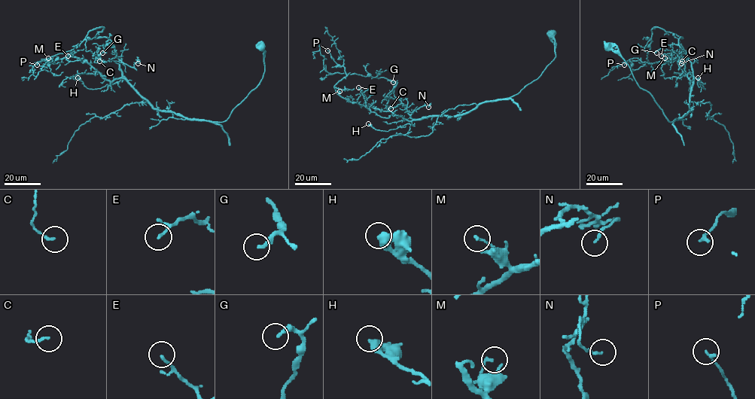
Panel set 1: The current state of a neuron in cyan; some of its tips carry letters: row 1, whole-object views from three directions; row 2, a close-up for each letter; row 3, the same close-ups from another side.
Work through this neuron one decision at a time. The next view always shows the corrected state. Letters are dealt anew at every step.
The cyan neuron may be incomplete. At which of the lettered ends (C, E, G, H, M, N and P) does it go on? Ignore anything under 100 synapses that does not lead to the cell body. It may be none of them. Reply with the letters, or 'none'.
none

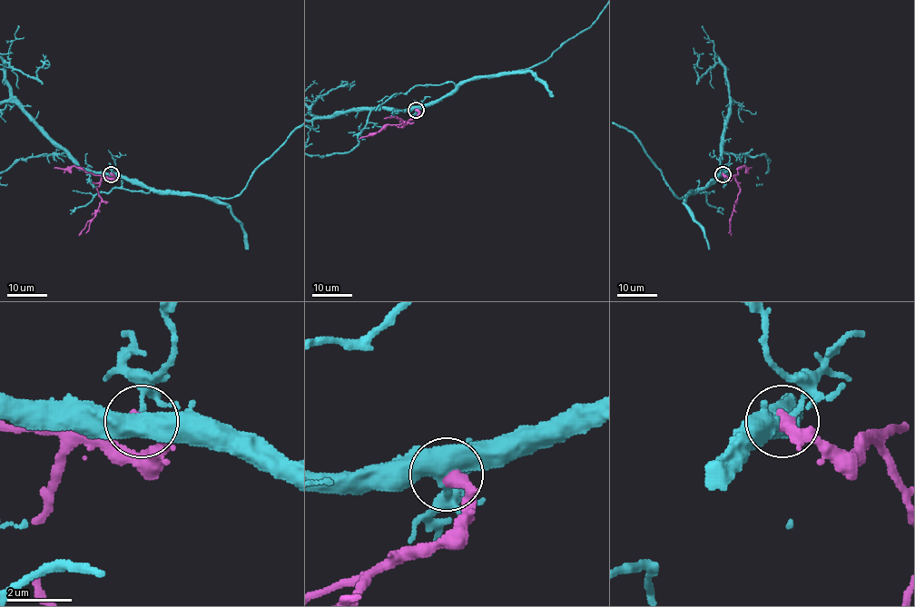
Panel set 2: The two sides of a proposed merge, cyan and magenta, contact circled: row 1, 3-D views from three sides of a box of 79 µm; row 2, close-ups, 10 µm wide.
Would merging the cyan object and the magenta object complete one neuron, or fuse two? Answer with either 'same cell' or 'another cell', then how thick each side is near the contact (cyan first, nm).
another cell; 440 nm thick on the cyan side, 460 nm on the other

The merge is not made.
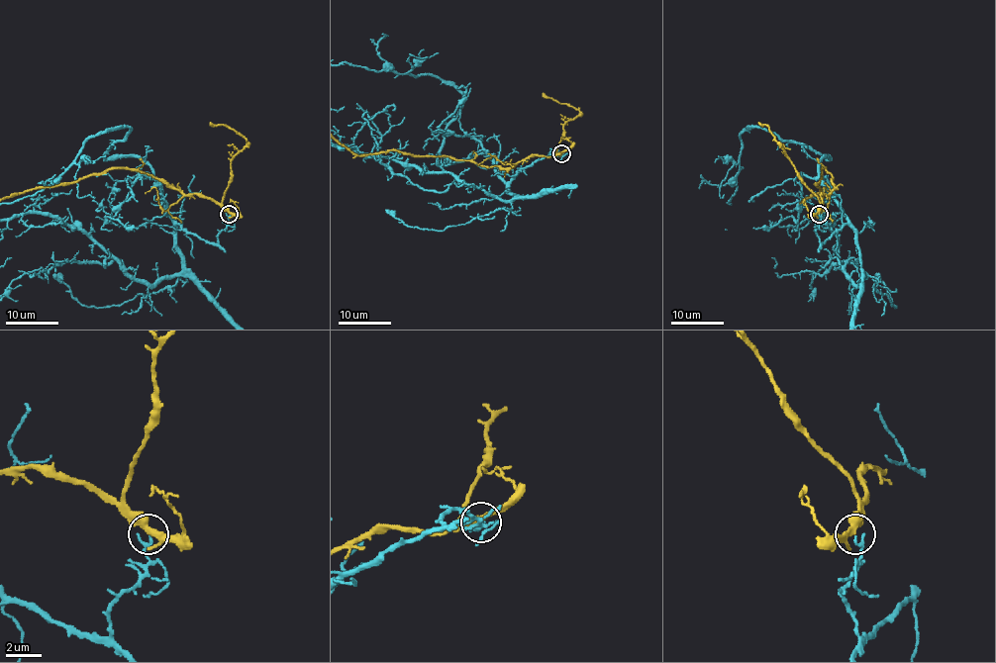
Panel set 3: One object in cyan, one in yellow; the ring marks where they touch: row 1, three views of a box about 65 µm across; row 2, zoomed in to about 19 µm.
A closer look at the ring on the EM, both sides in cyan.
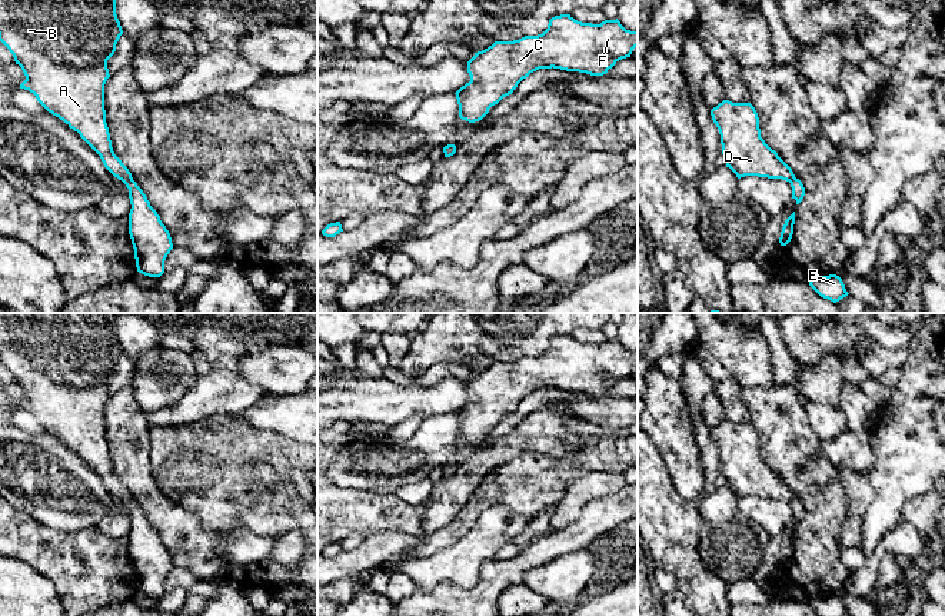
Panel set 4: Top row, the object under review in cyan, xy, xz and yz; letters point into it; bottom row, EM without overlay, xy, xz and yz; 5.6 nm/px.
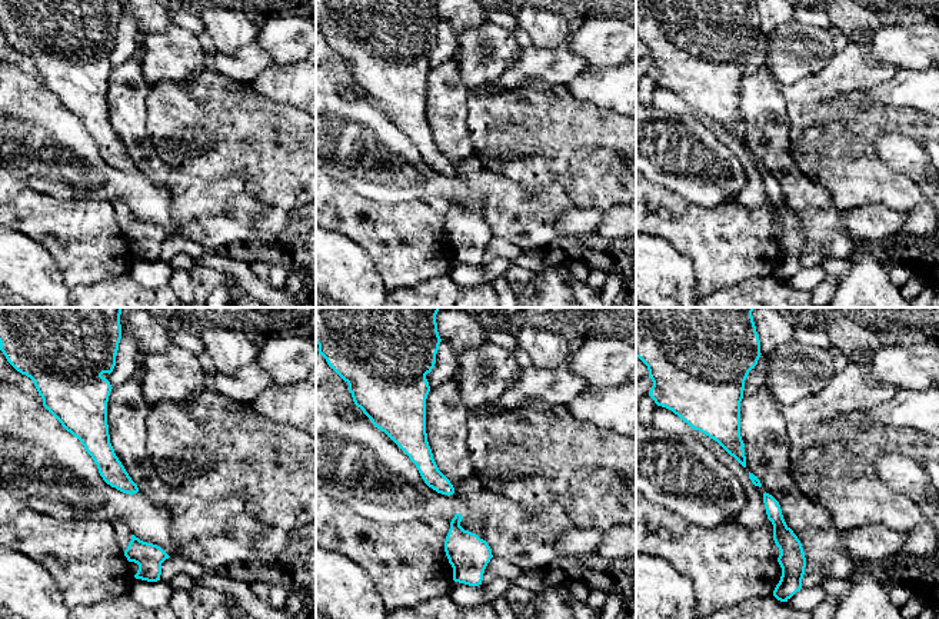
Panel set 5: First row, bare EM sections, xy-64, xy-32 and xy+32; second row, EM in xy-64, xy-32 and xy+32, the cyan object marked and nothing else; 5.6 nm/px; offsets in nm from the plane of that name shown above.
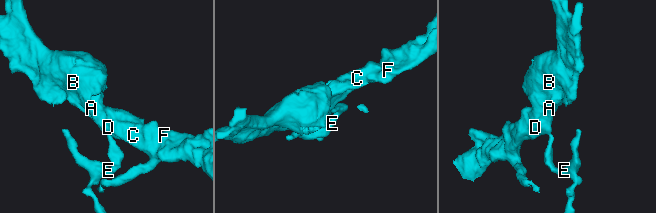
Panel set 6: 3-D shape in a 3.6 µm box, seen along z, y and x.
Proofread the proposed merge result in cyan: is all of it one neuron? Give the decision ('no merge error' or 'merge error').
merge error

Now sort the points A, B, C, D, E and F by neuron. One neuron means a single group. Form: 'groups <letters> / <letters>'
groups A B C D F / E

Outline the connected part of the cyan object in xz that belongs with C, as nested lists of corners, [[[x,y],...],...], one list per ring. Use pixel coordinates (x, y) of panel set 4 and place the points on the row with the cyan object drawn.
[[[570,14],[555,16],[548,29],[538,36],[525,36],[513,41],[495,41],[488,49],[475,53],[467,61],[470,81],[455,94],[459,117],[469,123],[482,120],[489,109],[513,93],[518,84],[539,69],[560,69],[590,76],[603,76],[619,60],[630,57],[638,46],[638,30],[626,30],[620,21],[605,20],[600,24],[582,23]]]

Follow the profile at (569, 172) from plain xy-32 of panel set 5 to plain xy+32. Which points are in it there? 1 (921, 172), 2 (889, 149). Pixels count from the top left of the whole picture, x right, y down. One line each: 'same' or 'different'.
1: different
2: different

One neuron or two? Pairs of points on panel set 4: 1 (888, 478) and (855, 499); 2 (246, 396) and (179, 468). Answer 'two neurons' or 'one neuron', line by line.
1: two neurons
2: two neurons

